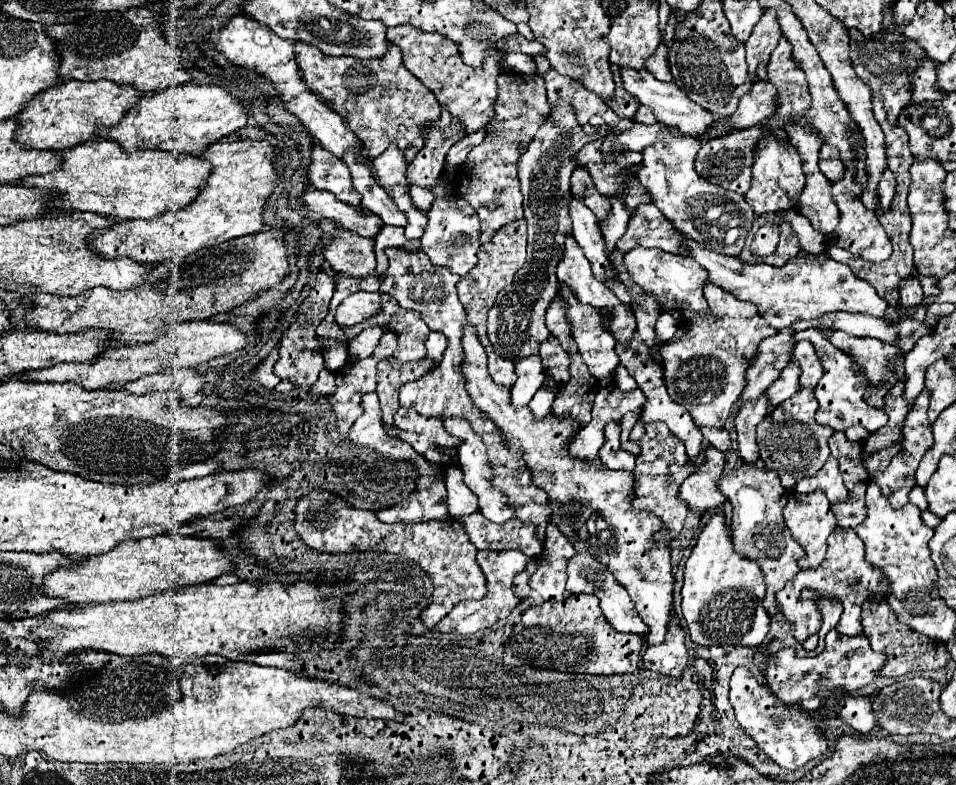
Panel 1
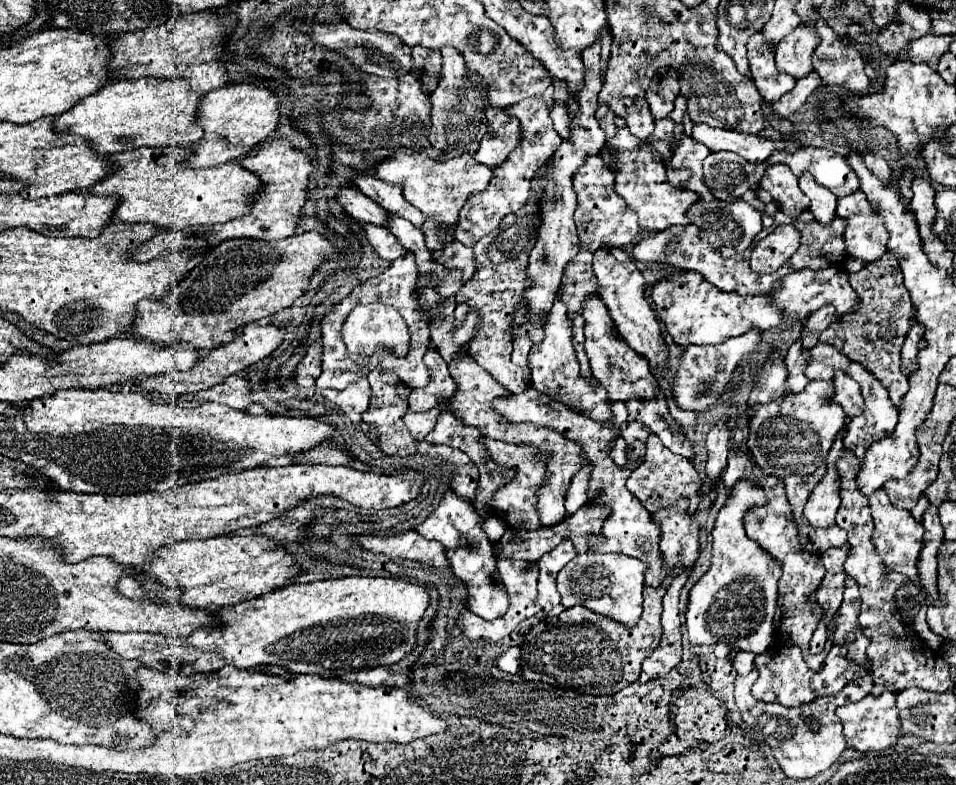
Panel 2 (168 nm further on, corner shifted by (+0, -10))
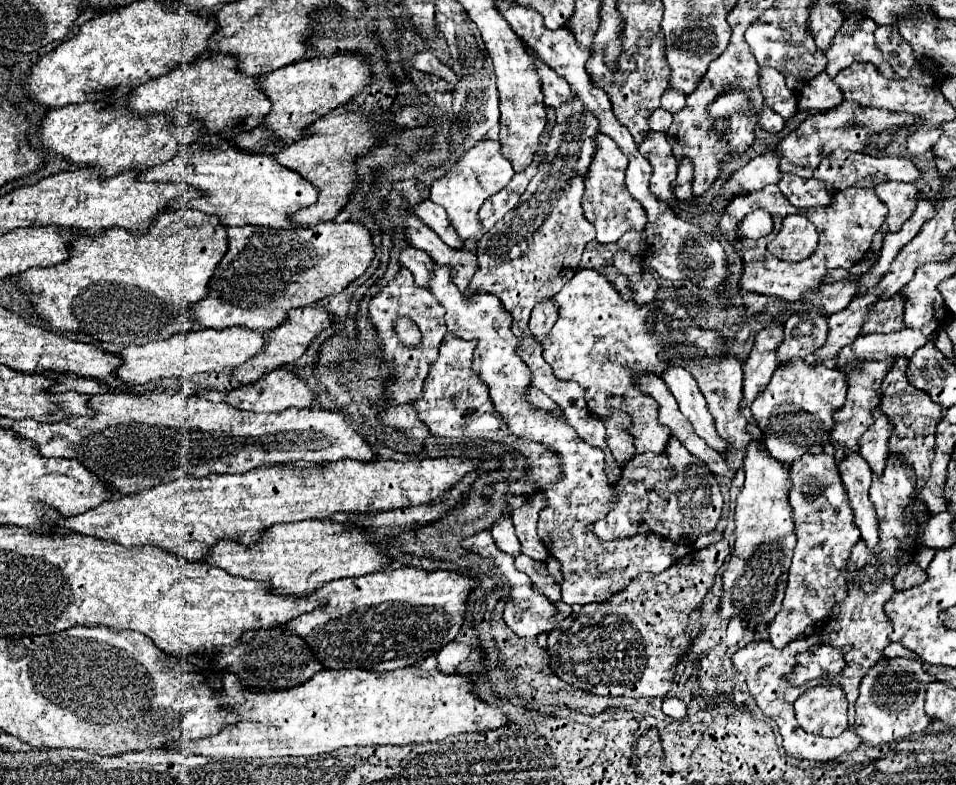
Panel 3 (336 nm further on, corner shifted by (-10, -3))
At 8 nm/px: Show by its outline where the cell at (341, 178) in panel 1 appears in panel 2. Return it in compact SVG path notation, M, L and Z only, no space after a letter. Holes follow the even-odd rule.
M339 186L335 198L355 220L371 222L377 226L383 226L387 220L387 212L379 208L379 204L375 204L371 198L361 194L355 186Z

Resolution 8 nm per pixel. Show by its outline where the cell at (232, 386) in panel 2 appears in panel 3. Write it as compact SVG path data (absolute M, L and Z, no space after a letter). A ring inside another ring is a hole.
M277 369L263 379L235 389L227 395L227 403L247 411L283 411L289 407L309 409L317 407L315 393L295 373Z

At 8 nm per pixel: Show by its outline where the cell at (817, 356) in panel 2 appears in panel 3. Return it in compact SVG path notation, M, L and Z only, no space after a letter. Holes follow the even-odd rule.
M901 329L895 333L871 333L857 337L851 345L843 347L837 359L837 367L843 369L853 359L879 359L889 355L903 355L907 359L923 347L925 343L933 341L933 337L925 337L919 329Z

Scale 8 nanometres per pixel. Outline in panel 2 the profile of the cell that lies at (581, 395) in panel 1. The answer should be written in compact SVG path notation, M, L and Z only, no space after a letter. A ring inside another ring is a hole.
M581 250L567 264L565 278L563 278L563 284L561 284L561 288L563 288L563 296L561 298L567 304L571 322L575 324L573 326L573 346L575 346L575 352L577 352L577 360L581 364L581 376L583 378L593 378L591 376L591 366L589 366L589 360L587 360L587 354L583 350L583 342L585 342L583 326L585 326L585 320L581 316L581 302L585 300L585 296L597 292L597 280L593 276L591 258L593 258L591 252Z

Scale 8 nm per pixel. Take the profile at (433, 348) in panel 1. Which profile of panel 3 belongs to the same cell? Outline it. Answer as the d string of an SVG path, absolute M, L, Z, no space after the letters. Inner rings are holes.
M448 332L443 338L439 359L431 365L429 387L423 397L415 401L417 417L439 437L479 437L493 439L499 429L505 427L503 417L495 411L489 387L473 371L475 341L466 341Z

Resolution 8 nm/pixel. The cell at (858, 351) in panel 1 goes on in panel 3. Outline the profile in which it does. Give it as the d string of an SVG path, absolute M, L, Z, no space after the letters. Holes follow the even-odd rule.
M877 407L875 409L875 423L859 439L859 453L861 453L861 457L865 457L865 461L869 463L871 471L875 475L881 475L885 471L887 441L889 441L891 431L893 431L893 427L891 427L889 419Z

